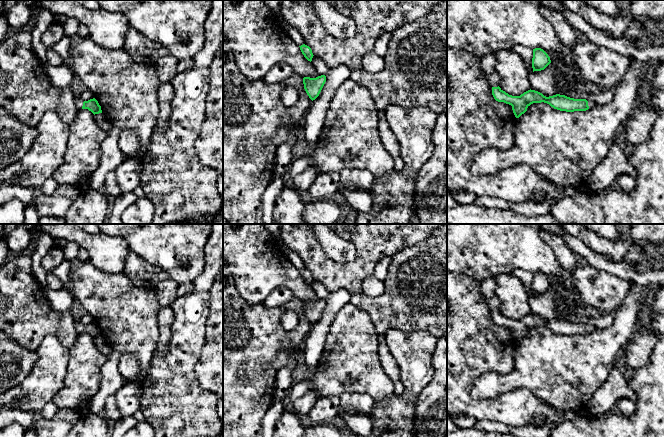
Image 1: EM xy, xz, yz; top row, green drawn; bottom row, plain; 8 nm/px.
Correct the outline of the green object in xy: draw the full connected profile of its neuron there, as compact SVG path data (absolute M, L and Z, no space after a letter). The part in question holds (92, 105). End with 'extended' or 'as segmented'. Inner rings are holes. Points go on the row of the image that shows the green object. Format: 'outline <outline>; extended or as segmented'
outline M77 97L75 98L75 106L78 110L88 109L94 115L102 113L101 106L95 98L88 101L83 101L80 97Z; extended

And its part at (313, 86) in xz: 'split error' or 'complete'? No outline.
complete

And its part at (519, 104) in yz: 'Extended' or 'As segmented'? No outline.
Extended

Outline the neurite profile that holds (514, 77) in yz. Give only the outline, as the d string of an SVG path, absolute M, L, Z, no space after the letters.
M512 50L494 52L495 72L500 77L501 90L512 96L520 96L530 90L530 80L525 61Z

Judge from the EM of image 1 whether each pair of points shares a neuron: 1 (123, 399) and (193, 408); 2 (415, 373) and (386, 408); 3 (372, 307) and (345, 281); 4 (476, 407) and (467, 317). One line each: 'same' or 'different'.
1: different
2: same
3: different
4: same

